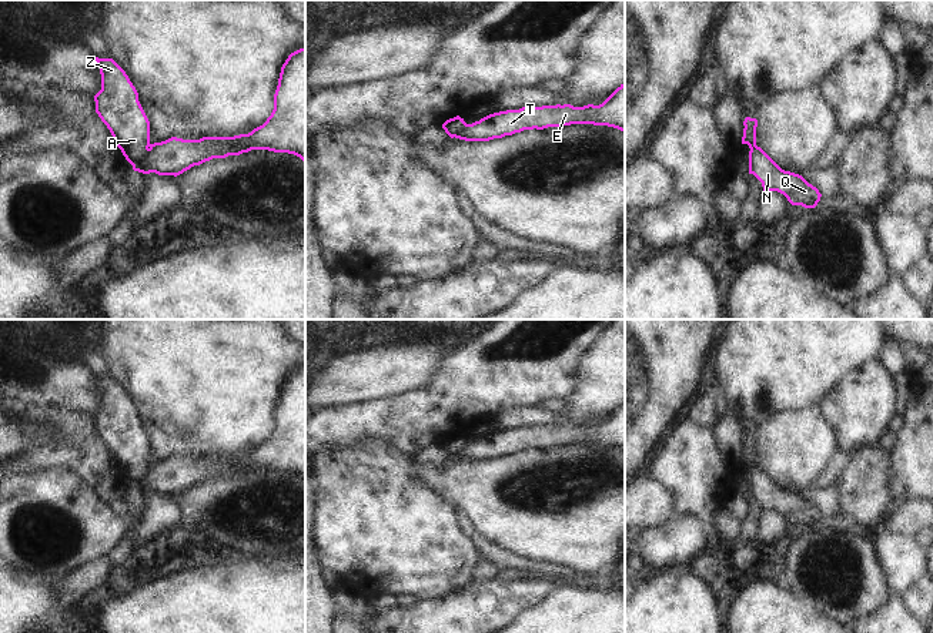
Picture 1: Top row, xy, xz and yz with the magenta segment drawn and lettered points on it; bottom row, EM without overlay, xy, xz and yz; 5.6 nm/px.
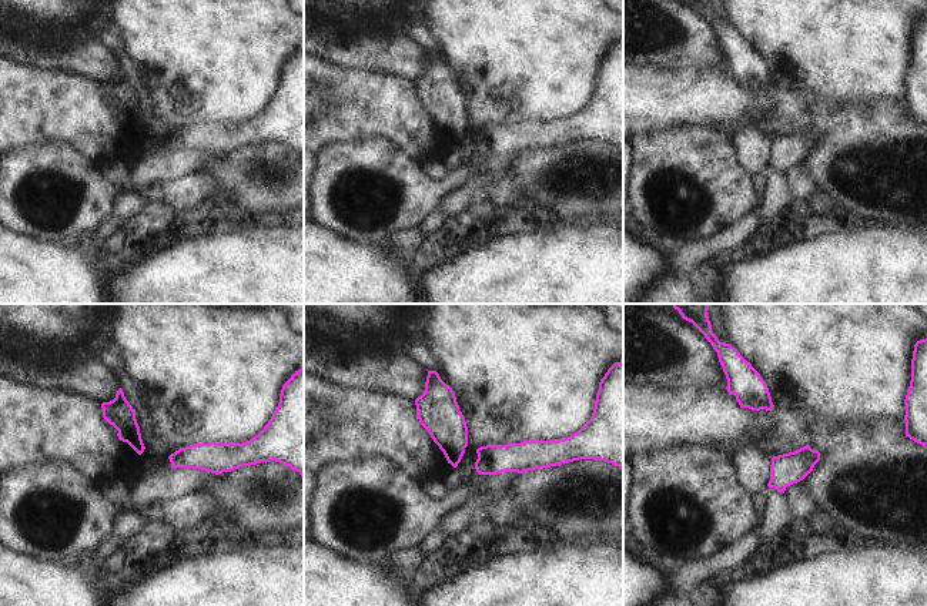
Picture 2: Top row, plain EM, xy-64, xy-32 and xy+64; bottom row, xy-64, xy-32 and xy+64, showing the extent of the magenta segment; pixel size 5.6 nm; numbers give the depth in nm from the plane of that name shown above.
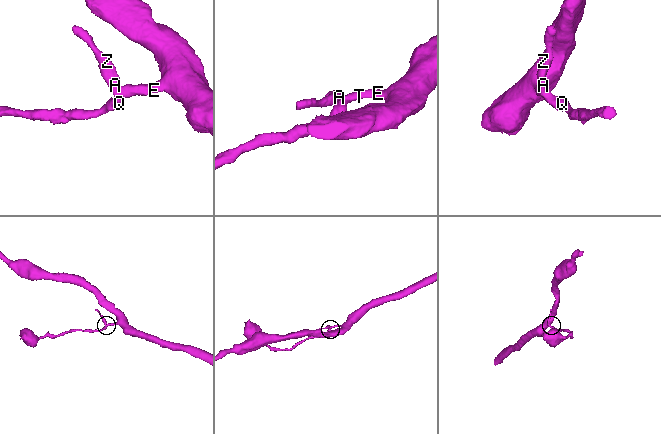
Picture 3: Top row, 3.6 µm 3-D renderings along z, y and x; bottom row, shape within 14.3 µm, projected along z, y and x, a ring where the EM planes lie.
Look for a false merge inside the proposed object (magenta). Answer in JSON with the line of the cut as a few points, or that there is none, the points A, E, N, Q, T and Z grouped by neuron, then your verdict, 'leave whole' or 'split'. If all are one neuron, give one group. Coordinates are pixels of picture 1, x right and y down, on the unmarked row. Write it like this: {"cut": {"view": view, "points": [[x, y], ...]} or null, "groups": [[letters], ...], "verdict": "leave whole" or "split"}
{"cut": {"view": "xy", "points": [[149, 468], [146, 475], [133, 485]]}, "groups": [["A", "Z"], ["E", "N", "Q", "T"]], "verdict": "split"}

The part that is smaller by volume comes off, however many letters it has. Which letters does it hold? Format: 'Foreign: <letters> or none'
Foreign: A, Z

